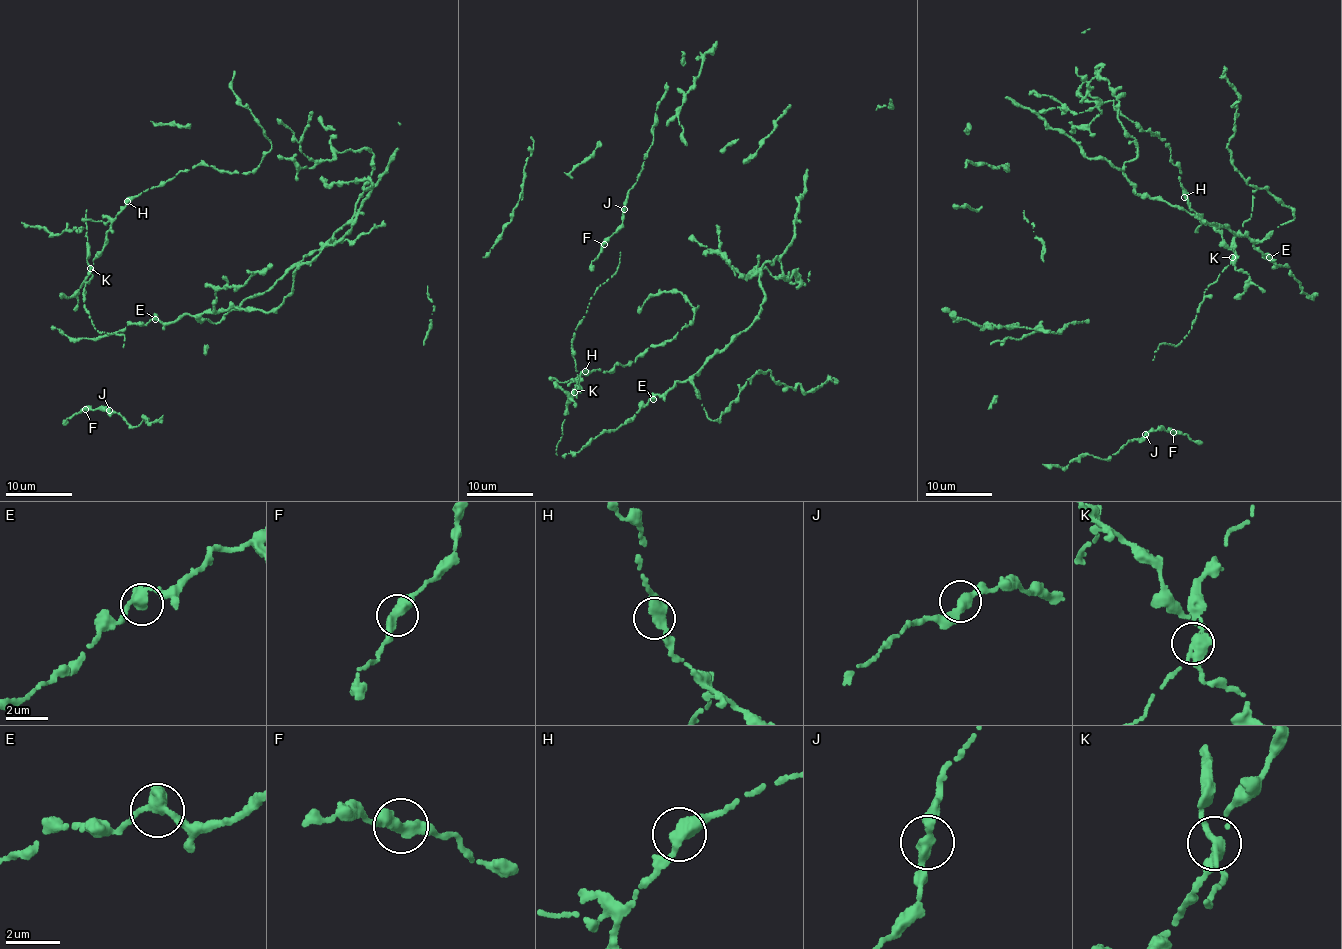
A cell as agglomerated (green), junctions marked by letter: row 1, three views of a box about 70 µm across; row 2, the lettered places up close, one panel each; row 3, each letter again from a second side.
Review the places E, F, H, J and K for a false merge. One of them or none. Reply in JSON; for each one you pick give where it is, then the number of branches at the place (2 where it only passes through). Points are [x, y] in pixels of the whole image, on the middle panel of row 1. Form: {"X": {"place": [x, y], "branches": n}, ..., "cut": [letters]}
{"K": {"place": [574, 392], "branches": 2}, "cut": ["K"]}

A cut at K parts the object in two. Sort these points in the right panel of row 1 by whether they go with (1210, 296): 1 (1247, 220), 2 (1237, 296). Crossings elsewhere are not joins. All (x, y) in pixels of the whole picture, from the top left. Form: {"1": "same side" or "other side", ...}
{"1": "same side", "2": "other side"}

